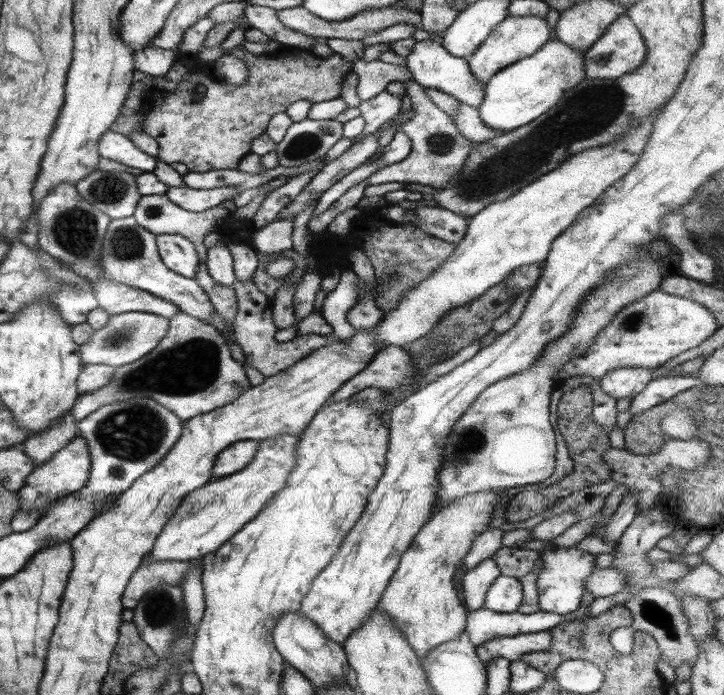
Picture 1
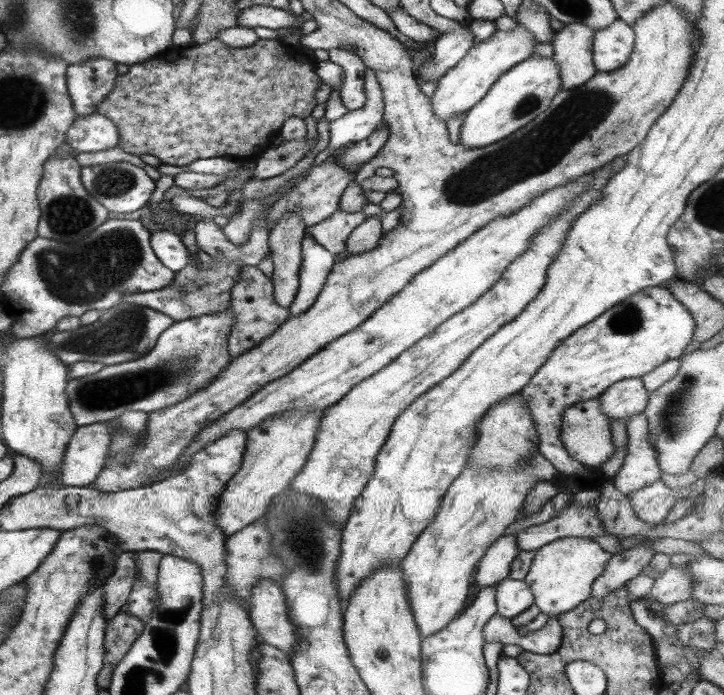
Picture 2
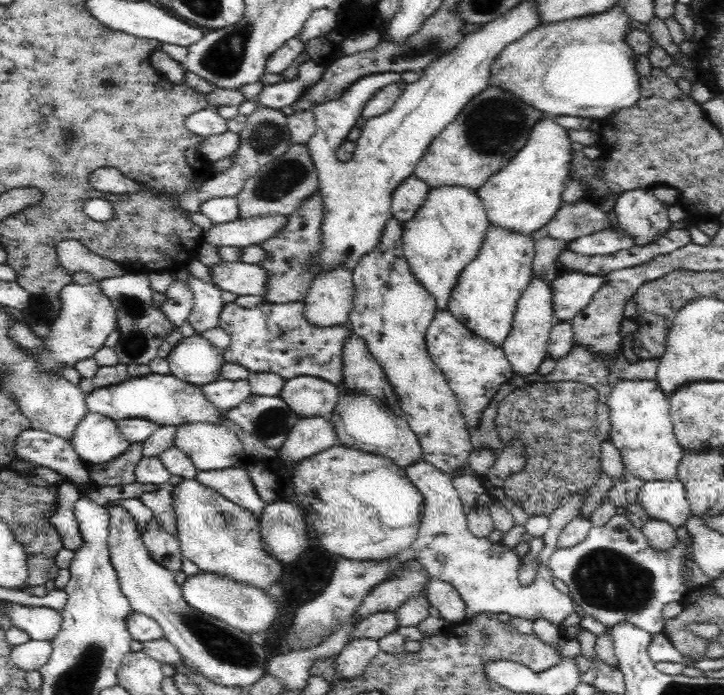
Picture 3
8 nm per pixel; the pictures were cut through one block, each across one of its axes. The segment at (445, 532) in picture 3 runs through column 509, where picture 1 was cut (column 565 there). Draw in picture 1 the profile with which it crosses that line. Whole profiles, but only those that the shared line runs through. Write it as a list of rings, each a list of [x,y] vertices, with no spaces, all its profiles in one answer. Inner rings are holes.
[[[575,547],[551,548],[539,553],[541,570],[537,573],[535,586],[538,590],[538,608],[543,612],[570,614],[580,608],[585,593],[584,579],[595,570],[594,554],[583,552]]]

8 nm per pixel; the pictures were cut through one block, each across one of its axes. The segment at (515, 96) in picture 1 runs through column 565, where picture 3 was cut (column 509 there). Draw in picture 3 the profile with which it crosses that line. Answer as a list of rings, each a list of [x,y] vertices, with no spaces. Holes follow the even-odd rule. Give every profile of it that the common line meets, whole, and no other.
[[[616,3],[604,12],[542,24],[500,52],[492,62],[490,86],[510,91],[531,107],[546,112],[548,118],[574,116],[601,122],[616,110],[634,106],[642,96],[636,71],[637,54],[626,43],[630,19],[630,13]]]

